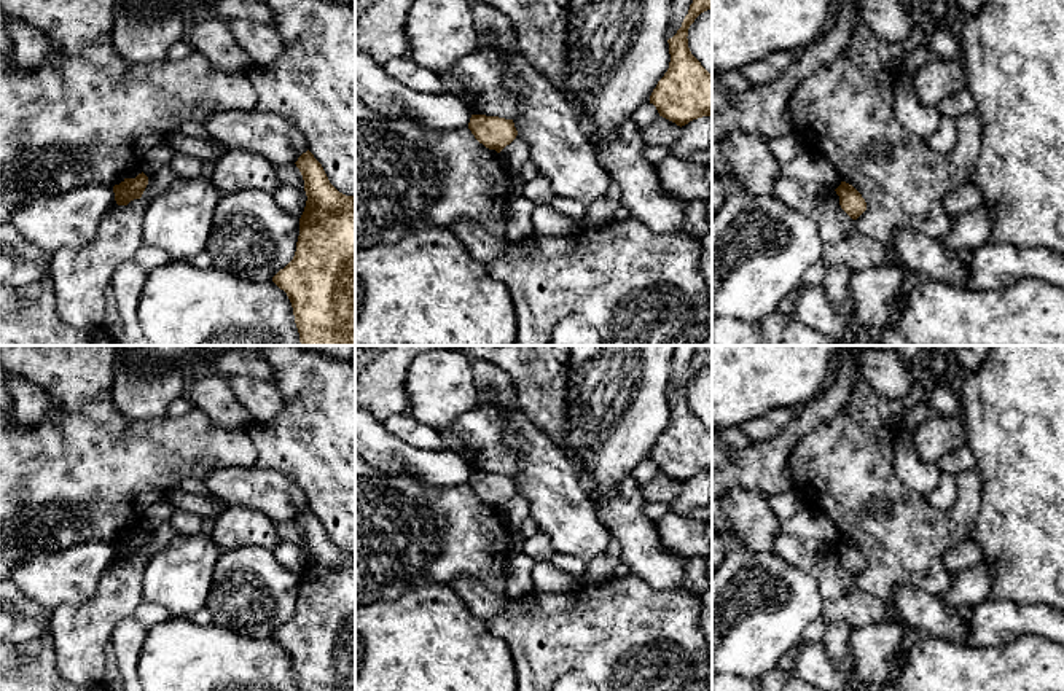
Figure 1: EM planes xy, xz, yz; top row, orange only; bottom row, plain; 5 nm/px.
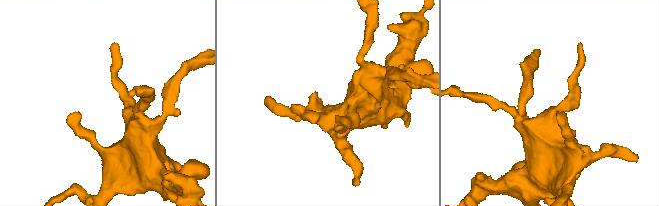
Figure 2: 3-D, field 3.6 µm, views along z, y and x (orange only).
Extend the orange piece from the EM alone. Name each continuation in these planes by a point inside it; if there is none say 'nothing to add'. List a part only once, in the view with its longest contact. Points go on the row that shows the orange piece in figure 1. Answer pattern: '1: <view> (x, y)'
nothing to add

